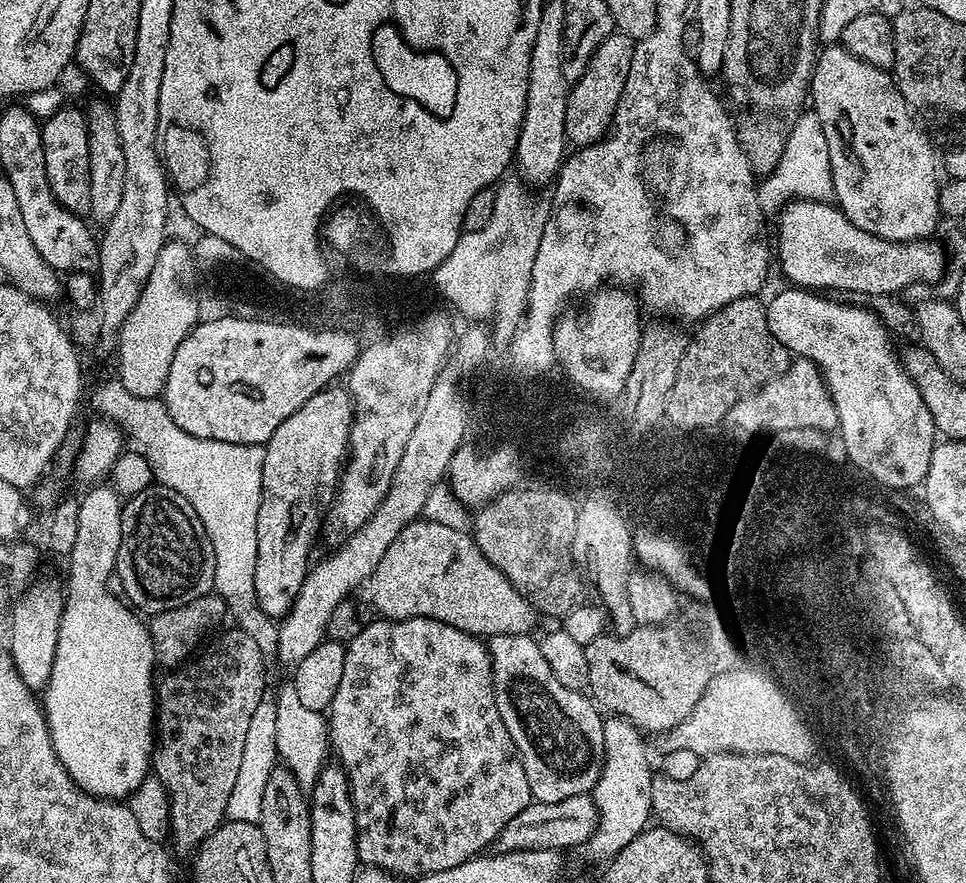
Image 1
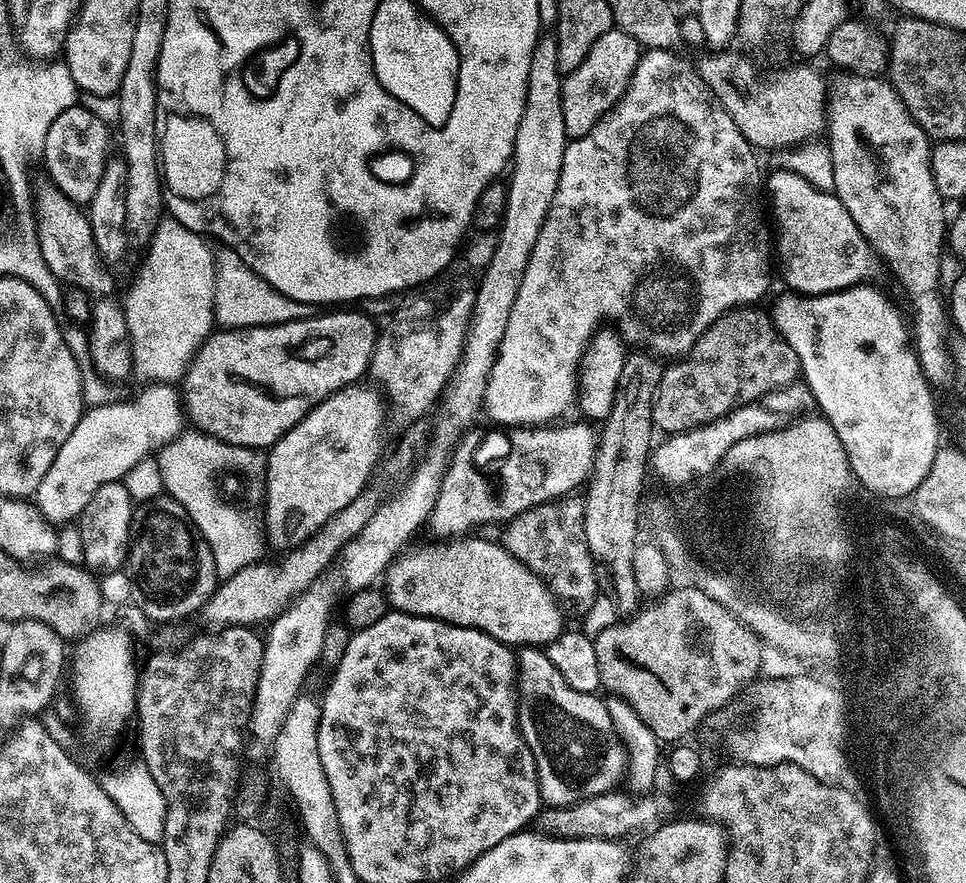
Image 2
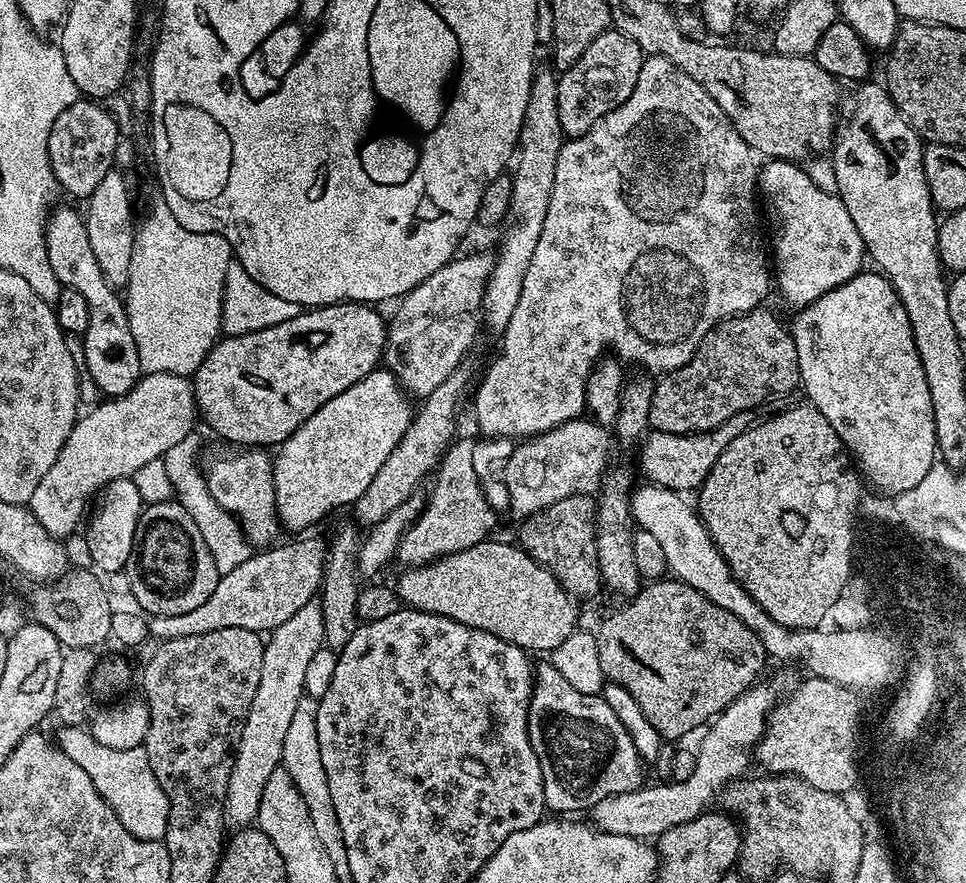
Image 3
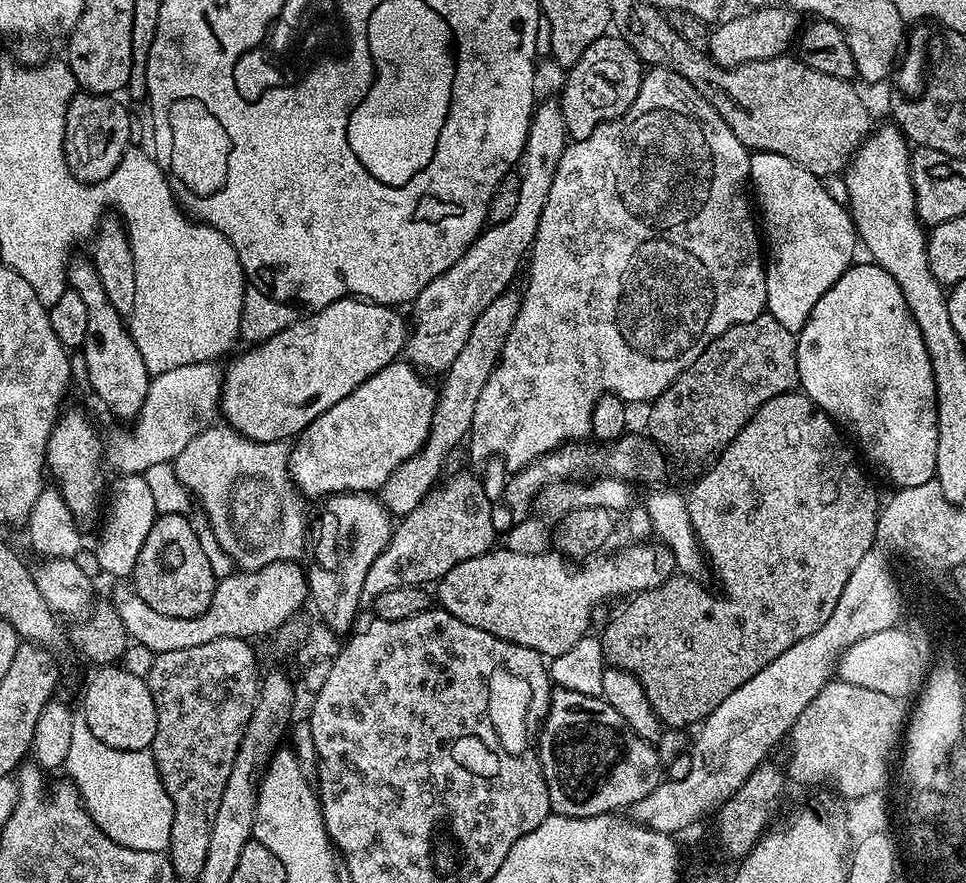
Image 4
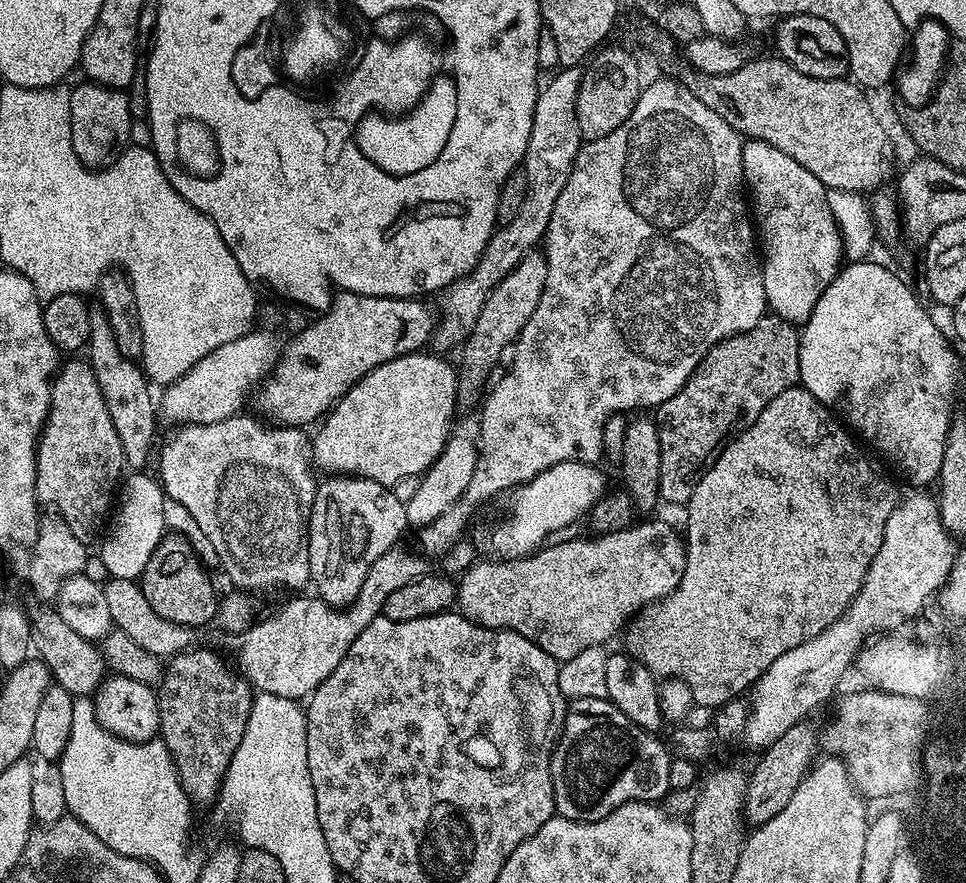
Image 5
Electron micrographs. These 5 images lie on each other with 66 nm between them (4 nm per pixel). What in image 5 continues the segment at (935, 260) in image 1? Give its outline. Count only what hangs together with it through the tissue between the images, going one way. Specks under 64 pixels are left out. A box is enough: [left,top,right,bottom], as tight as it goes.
[742,140,844,326]

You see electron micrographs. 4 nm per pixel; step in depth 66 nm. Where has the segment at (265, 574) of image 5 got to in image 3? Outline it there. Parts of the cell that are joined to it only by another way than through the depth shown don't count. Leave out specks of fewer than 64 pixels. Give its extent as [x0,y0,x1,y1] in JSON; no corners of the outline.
[204,450,282,550]

